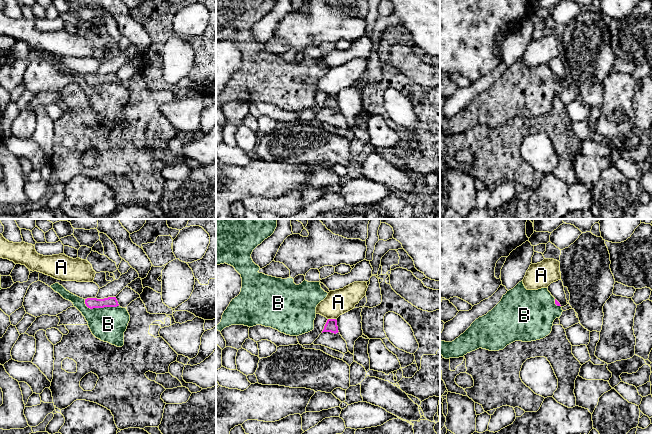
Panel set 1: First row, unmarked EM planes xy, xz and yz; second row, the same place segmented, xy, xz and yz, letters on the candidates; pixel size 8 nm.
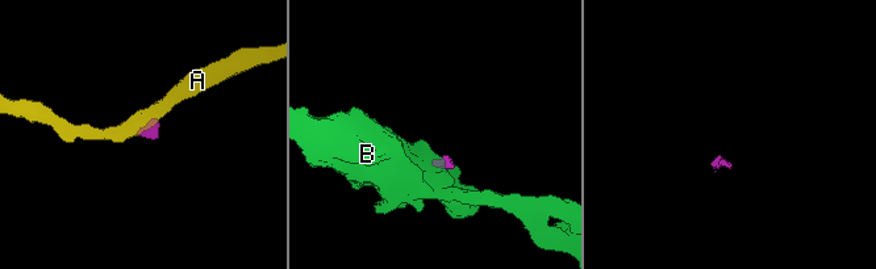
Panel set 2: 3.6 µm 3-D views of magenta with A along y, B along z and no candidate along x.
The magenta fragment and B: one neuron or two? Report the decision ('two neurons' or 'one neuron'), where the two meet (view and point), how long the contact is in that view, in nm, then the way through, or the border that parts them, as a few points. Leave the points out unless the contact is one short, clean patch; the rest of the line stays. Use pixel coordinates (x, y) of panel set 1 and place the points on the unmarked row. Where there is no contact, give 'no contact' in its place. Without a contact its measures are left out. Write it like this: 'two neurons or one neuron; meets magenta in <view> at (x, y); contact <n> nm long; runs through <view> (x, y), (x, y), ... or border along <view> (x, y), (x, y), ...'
two neurons; meets magenta in xy at (99, 83); contact 280 nm long; border along xy (84, 75), (84, 79), (90, 84), (116, 83), (118, 81)

